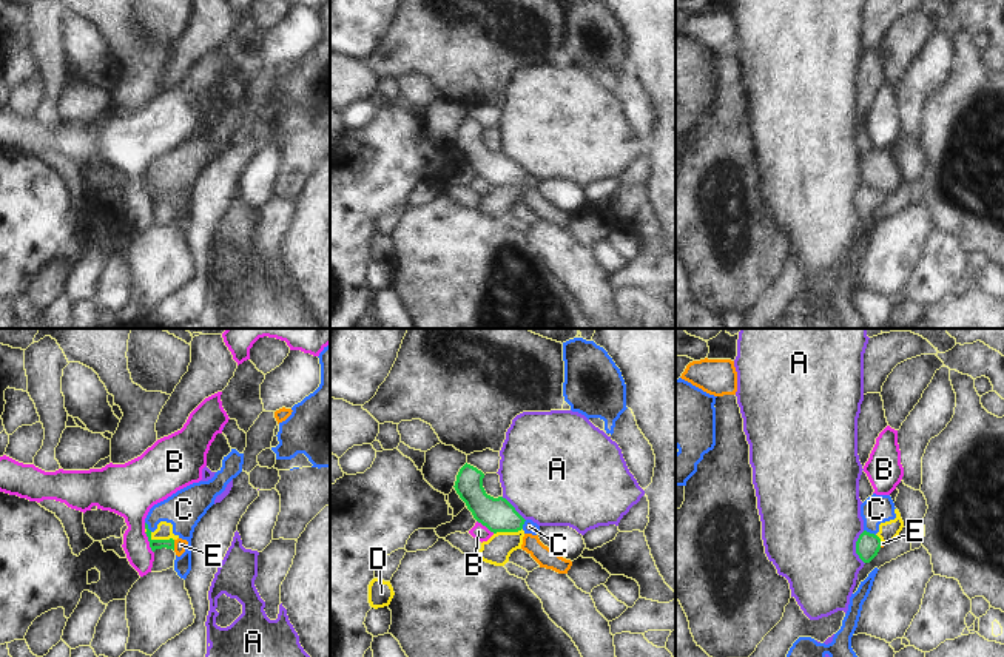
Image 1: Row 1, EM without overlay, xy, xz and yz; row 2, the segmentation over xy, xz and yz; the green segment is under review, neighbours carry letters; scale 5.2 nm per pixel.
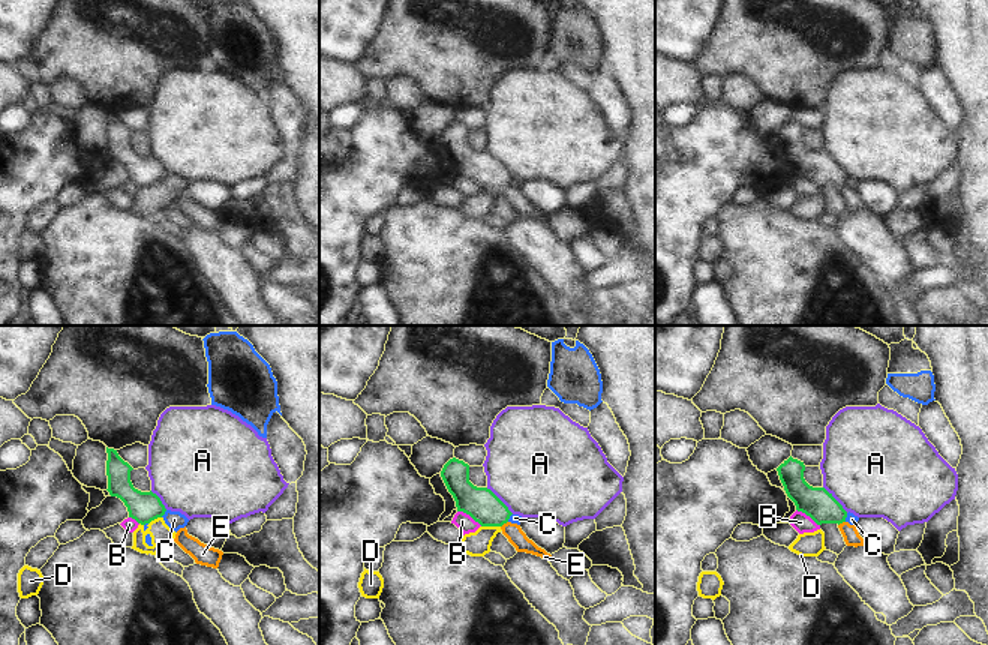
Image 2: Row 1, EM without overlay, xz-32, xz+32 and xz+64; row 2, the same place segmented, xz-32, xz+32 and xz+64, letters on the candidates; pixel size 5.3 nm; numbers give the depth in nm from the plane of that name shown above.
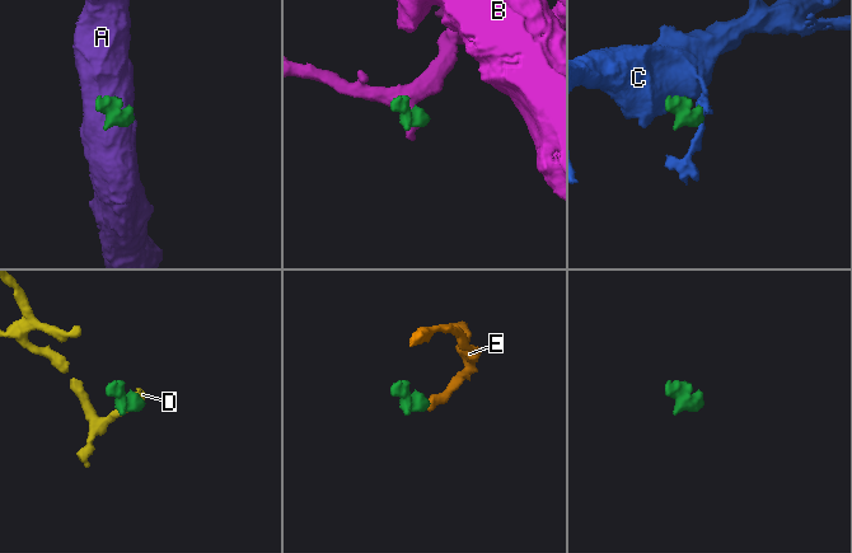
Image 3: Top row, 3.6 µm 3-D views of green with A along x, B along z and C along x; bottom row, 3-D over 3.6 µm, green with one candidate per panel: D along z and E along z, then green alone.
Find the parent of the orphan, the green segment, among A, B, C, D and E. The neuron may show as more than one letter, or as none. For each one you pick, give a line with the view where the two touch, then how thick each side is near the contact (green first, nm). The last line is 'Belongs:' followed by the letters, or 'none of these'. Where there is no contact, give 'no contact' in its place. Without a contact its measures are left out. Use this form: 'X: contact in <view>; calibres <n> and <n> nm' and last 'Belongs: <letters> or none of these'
E: contact in xy; calibres 50 and 70 nm
Belongs: E

